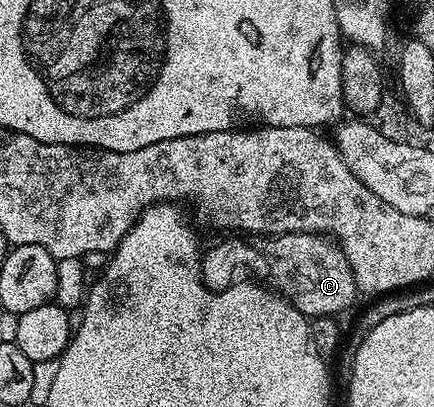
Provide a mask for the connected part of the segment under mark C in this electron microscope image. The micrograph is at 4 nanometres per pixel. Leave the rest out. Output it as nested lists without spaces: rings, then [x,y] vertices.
[[[317,235],[294,236],[295,248],[292,249],[291,255],[287,256],[270,255],[267,251],[255,251],[250,255],[235,239],[238,238],[227,237],[224,243],[219,243],[208,251],[206,248],[202,256],[201,278],[210,291],[223,291],[226,287],[233,286],[236,281],[246,280],[247,266],[252,263],[264,275],[262,278],[266,286],[291,302],[302,315],[315,321],[338,316],[338,311],[353,306],[355,295],[360,294],[355,283],[355,274],[345,253],[339,244],[330,238]]]

